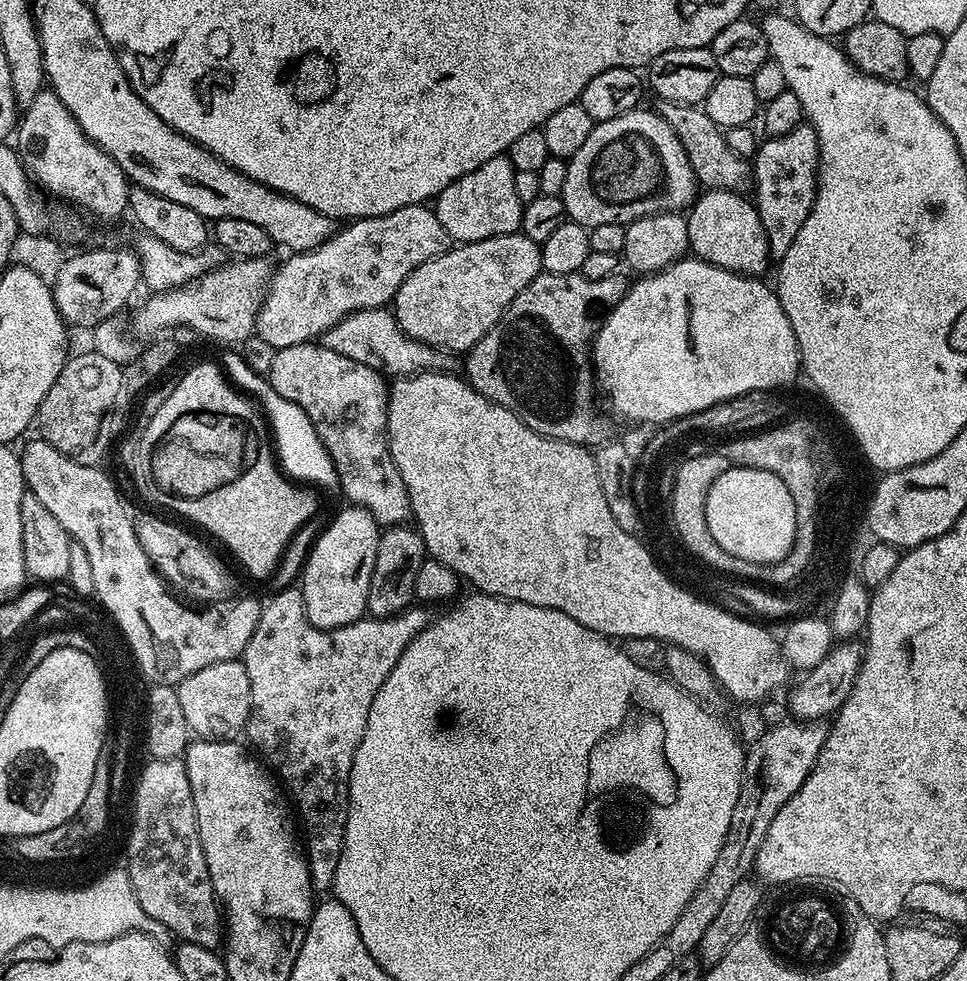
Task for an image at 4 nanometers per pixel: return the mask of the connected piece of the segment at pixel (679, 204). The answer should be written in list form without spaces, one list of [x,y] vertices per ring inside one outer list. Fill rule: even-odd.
[[[637,106],[618,118],[593,123],[590,138],[582,142],[578,154],[574,154],[568,161],[562,199],[567,219],[590,229],[606,222],[618,222],[627,226],[638,218],[646,218],[659,212],[683,213],[697,195],[696,175],[674,130],[670,130],[659,111],[647,112],[644,106]]]

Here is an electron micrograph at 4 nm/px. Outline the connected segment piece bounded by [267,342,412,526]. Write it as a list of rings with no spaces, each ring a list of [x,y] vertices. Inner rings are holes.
[[[309,342],[277,348],[267,380],[278,394],[294,402],[295,406],[300,406],[309,416],[326,454],[333,460],[340,483],[339,491],[348,499],[345,501],[349,505],[365,508],[381,526],[403,524],[411,517],[412,507],[406,494],[406,482],[402,482],[402,474],[398,474],[398,466],[394,466],[388,449],[389,385],[384,384],[385,377],[381,373],[362,362],[354,362],[354,358],[334,354],[334,350],[325,348],[323,343]]]

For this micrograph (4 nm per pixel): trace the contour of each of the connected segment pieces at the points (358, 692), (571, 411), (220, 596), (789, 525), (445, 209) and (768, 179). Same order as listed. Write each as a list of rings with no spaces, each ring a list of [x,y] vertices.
[[[286,587],[280,591],[273,591],[269,596],[268,601],[266,599],[263,601],[260,617],[258,618],[258,626],[254,626],[254,634],[250,634],[250,642],[246,642],[246,650],[242,657],[246,666],[246,674],[250,674],[250,706],[252,707],[248,715],[248,727],[246,729],[246,737],[248,736],[249,740],[247,743],[267,761],[271,771],[278,777],[279,783],[283,785],[286,792],[286,787],[288,787],[289,793],[287,792],[287,795],[289,797],[292,795],[296,799],[296,808],[300,811],[298,824],[302,829],[302,847],[308,857],[310,882],[317,893],[324,891],[324,893],[327,893],[334,882],[334,870],[338,870],[338,858],[342,854],[344,827],[348,817],[349,774],[354,762],[354,754],[358,750],[358,742],[362,742],[362,734],[366,730],[366,718],[370,718],[372,699],[374,694],[378,694],[378,690],[382,690],[382,682],[386,682],[386,678],[390,674],[390,670],[394,670],[398,658],[402,658],[402,650],[406,650],[409,642],[430,623],[430,616],[423,612],[423,610],[425,611],[423,607],[409,606],[396,616],[361,618],[341,628],[315,628],[304,613],[304,593],[299,587]]]
[[[541,271],[539,276],[534,278],[534,282],[530,282],[530,286],[526,286],[526,290],[522,290],[522,294],[518,294],[518,298],[514,298],[514,302],[510,302],[510,306],[504,312],[502,318],[498,318],[495,324],[482,339],[476,343],[469,352],[466,353],[468,360],[464,364],[466,379],[472,385],[472,389],[478,394],[485,396],[490,402],[494,402],[498,406],[506,406],[506,410],[510,410],[522,422],[526,422],[526,426],[530,426],[530,430],[534,430],[543,436],[549,436],[555,440],[565,440],[571,444],[582,444],[585,446],[599,446],[605,443],[608,432],[608,424],[600,416],[592,413],[592,408],[588,405],[588,380],[590,384],[590,376],[584,373],[584,364],[586,368],[586,349],[590,344],[590,328],[588,332],[588,316],[599,317],[601,314],[607,313],[608,309],[614,307],[617,302],[623,298],[624,293],[628,291],[629,281],[624,281],[623,275],[617,274],[610,278],[594,278],[587,280],[580,271],[574,274],[550,274]]]
[[[138,514],[134,523],[139,545],[152,559],[157,572],[177,593],[200,604],[227,603],[237,593],[236,582],[229,568],[200,539],[152,514]]]
[[[731,466],[724,473],[718,474],[706,494],[706,526],[710,526],[710,534],[718,546],[726,550],[726,554],[734,554],[747,562],[777,564],[791,552],[796,540],[796,504],[790,490],[781,478],[764,469],[750,469]]]
[[[501,154],[482,162],[478,170],[470,170],[470,174],[450,182],[450,186],[446,186],[446,190],[435,197],[436,217],[438,222],[442,222],[442,230],[446,230],[453,242],[457,245],[469,244],[491,236],[520,232],[525,204],[518,202],[518,193],[514,187],[515,173],[507,155]]]
[[[801,122],[794,130],[781,136],[765,139],[757,147],[751,161],[754,203],[766,230],[768,250],[773,257],[779,258],[790,250],[790,242],[798,238],[806,214],[814,206],[816,197],[816,173],[820,166],[820,147],[812,125]]]

